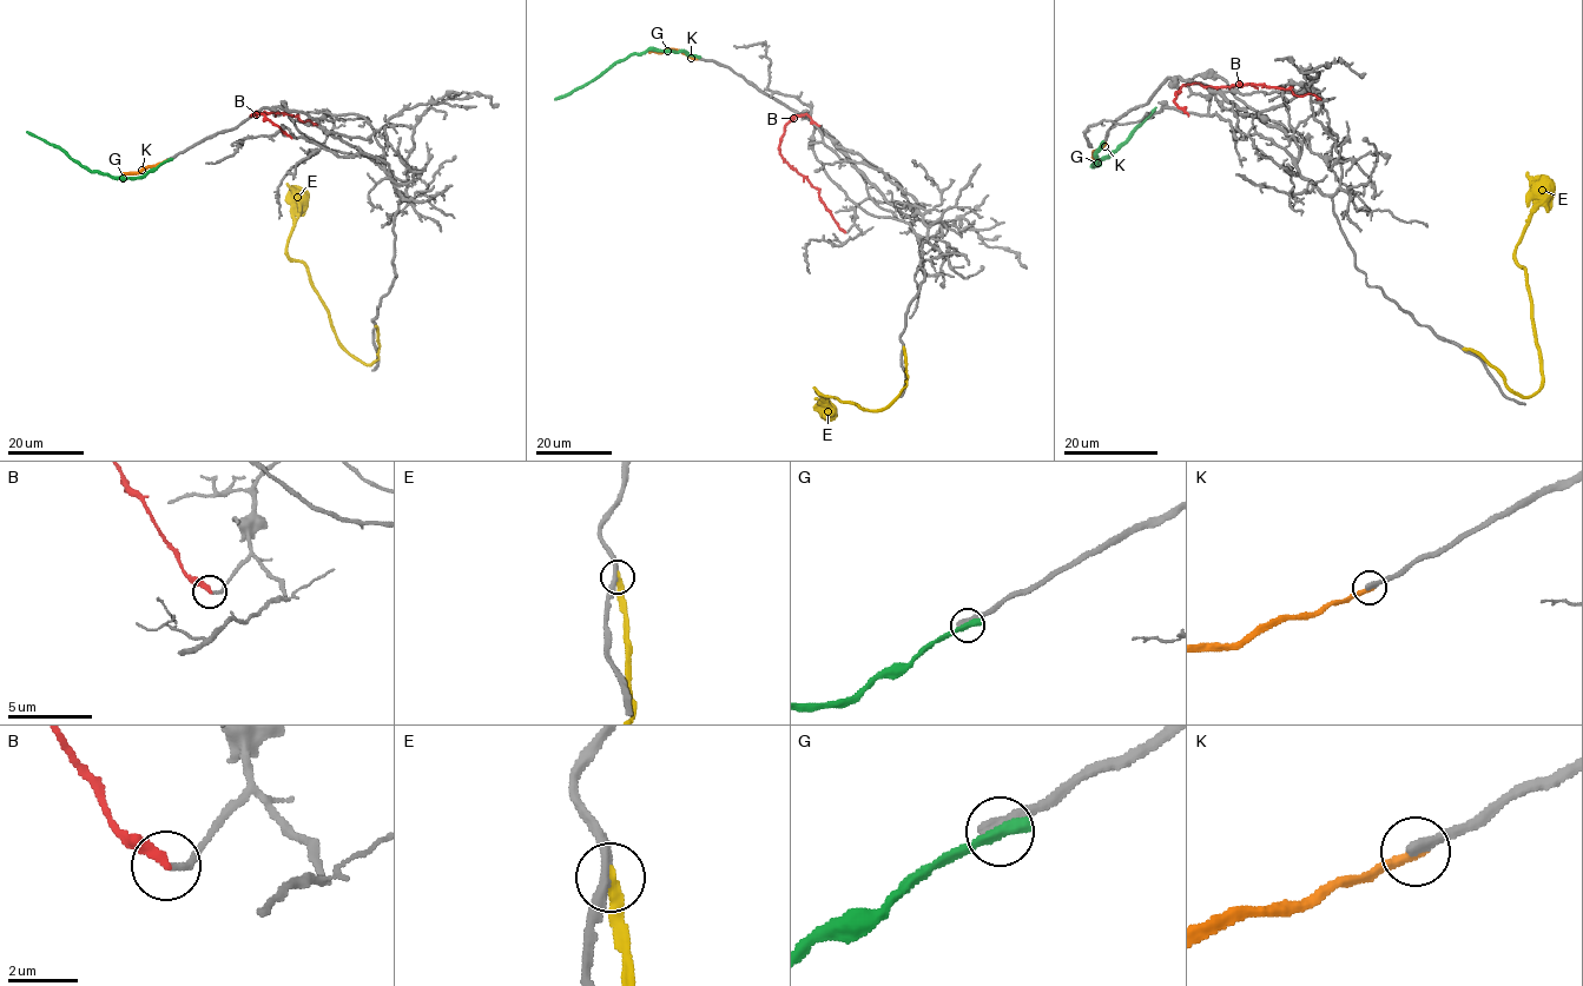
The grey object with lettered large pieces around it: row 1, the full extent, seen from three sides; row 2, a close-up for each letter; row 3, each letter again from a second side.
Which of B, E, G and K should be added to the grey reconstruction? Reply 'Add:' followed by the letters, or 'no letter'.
Add: no letter

